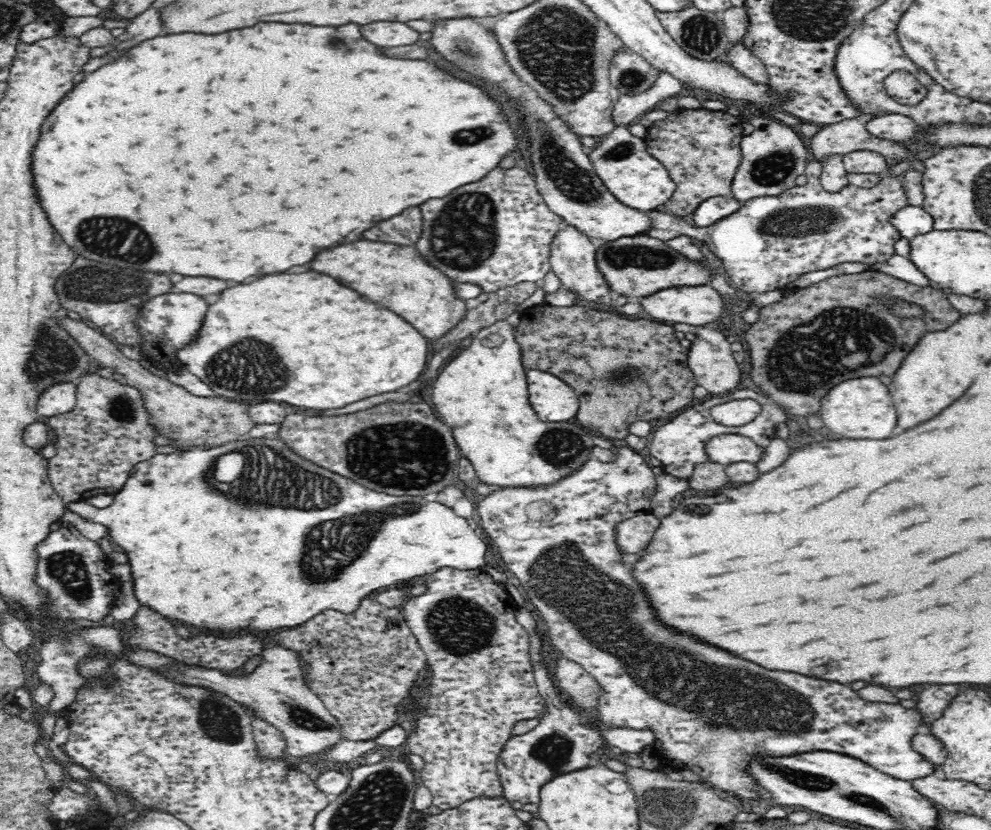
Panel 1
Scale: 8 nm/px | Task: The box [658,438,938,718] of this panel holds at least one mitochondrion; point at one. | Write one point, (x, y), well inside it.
(699, 510)

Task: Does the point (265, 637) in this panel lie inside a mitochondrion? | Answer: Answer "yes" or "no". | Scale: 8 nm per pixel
no

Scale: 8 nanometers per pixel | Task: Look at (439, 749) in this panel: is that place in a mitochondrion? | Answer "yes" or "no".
no

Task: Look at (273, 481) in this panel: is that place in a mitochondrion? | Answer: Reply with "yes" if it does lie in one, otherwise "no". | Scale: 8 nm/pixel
yes

